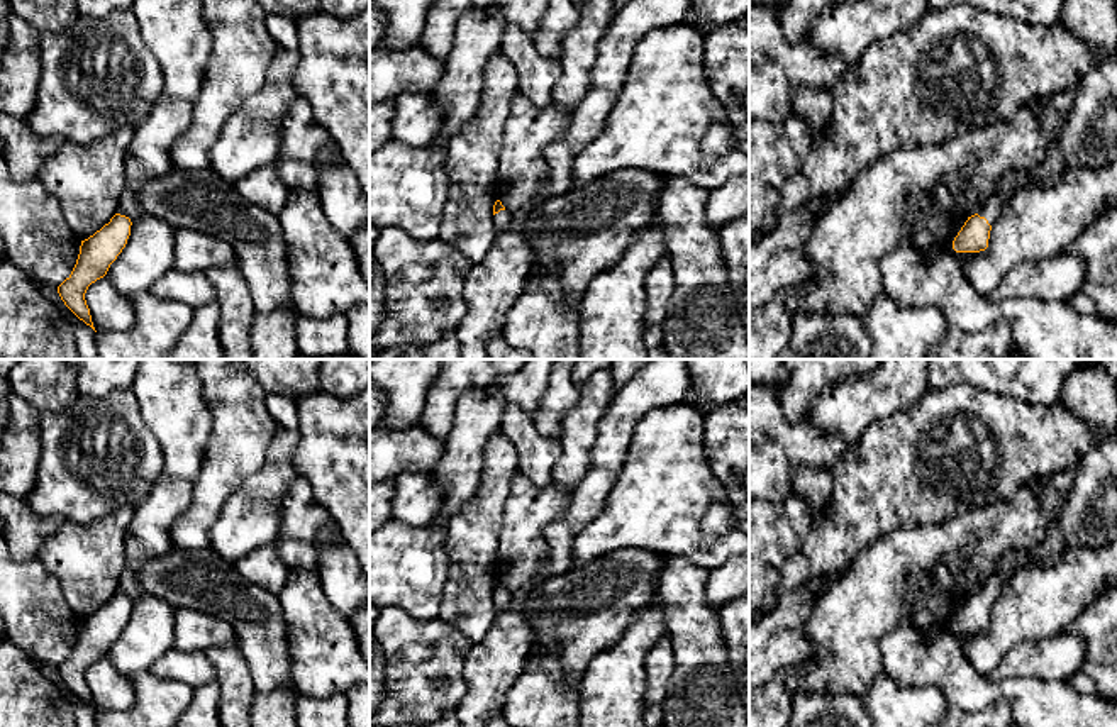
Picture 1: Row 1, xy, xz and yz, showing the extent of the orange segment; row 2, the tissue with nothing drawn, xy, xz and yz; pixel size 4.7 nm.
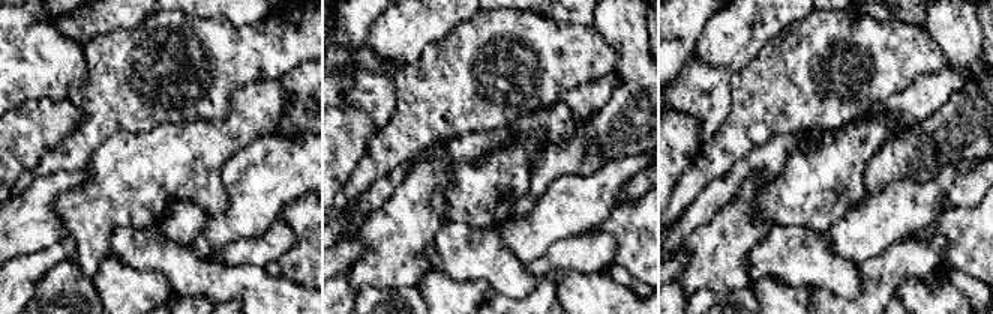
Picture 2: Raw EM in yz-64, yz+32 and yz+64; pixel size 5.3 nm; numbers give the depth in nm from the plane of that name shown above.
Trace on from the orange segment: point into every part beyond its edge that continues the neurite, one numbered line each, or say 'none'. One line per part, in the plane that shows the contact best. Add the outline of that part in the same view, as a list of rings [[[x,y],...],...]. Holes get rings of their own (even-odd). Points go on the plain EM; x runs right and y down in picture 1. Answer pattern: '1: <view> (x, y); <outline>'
1: yz (1089, 519); [[[1098,359],[1076,368],[1063,383],[1058,402],[1095,429],[1090,449],[1076,466],[1076,480],[1068,491],[1066,507],[1049,525],[1042,539],[1019,551],[1009,551],[995,571],[981,583],[980,597],[990,605],[1000,597],[1005,583],[1025,566],[1051,566],[1066,549],[1103,547],[1117,541],[1117,380]]]

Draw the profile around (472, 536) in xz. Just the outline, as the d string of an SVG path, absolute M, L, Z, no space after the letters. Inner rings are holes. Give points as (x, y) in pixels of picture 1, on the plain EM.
M502 432L492 436L476 495L446 525L451 563L439 617L473 644L497 617L493 585L498 580L500 520L517 468L514 444Z

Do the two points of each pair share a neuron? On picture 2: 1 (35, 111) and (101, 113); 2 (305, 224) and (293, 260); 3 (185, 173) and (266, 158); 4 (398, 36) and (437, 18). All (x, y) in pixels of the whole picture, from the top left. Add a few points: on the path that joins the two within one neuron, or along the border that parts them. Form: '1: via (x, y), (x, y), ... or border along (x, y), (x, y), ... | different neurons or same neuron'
1: border along (68, 98), (83, 113), (84, 119), (60, 140) | different neurons
2: via (305, 233), (305, 248), (302, 251) | same neuron
3: border along (251, 143), (239, 149), (222, 167), (228, 200) | different neurons
4: via (407, 27), (422, 18), (428, 18) | same neuron

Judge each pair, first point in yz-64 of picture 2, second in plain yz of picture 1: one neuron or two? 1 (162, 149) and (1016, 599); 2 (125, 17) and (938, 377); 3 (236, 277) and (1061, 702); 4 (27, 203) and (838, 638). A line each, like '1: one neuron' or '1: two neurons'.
1: two neurons
2: two neurons
3: one neuron
4: two neurons

